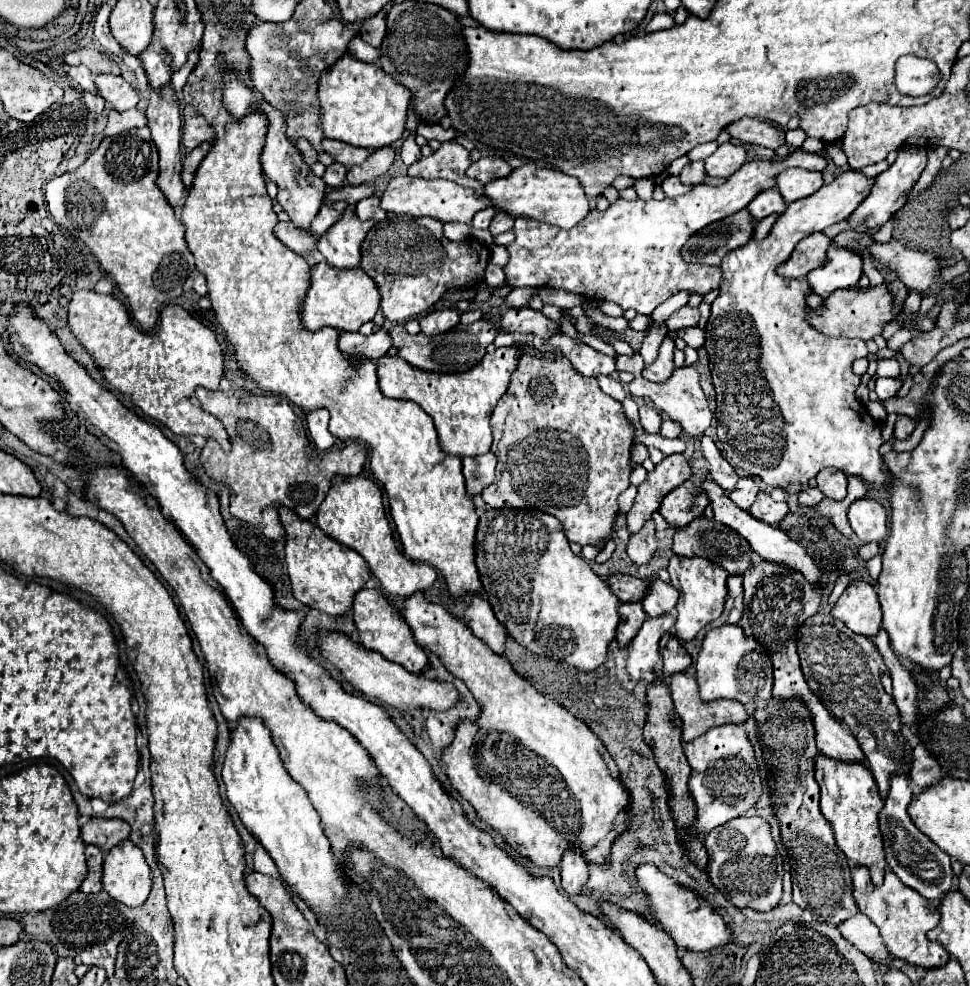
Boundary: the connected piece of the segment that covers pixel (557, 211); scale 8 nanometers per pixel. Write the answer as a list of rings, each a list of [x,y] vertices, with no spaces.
[[[526,163],[518,169],[514,169],[504,179],[490,181],[490,185],[486,185],[484,193],[494,201],[494,205],[498,209],[502,209],[514,217],[520,217],[520,215],[532,217],[542,223],[556,225],[560,229],[572,229],[590,211],[590,203],[576,177],[570,177],[558,169],[536,167],[534,163]]]

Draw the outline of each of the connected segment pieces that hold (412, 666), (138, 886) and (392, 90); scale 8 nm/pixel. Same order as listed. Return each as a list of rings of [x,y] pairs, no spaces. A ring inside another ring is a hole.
[[[362,589],[356,593],[354,597],[354,625],[360,631],[360,643],[370,649],[380,653],[382,657],[402,665],[406,671],[410,673],[422,673],[422,669],[428,663],[428,657],[424,653],[422,647],[416,645],[412,631],[408,627],[408,623],[404,621],[404,617],[400,617],[400,613],[388,603],[388,599],[378,591],[378,589]]]
[[[130,839],[118,843],[106,855],[102,885],[112,899],[128,907],[138,907],[148,899],[152,885],[150,867]]]
[[[350,55],[342,57],[330,73],[320,77],[318,99],[322,107],[322,129],[330,139],[338,139],[354,147],[382,149],[402,139],[406,131],[410,91],[402,89],[402,85],[386,75],[376,63],[364,63]]]

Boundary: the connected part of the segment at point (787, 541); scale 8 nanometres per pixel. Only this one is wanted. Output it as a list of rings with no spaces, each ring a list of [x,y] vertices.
[[[712,479],[704,481],[702,487],[706,489],[706,495],[708,495],[708,499],[710,499],[710,505],[714,507],[714,519],[720,521],[720,523],[724,523],[724,525],[728,525],[728,527],[734,529],[738,535],[742,535],[742,537],[750,543],[750,547],[752,547],[762,559],[766,559],[766,561],[778,561],[778,563],[782,563],[782,565],[790,565],[792,569],[798,569],[800,573],[804,573],[808,581],[818,581],[818,567],[814,565],[814,561],[808,557],[808,553],[802,549],[802,545],[800,545],[798,541],[792,541],[792,539],[790,539],[784,531],[780,531],[778,527],[772,527],[772,525],[768,525],[768,523],[762,523],[762,521],[754,519],[750,513],[746,513],[746,511],[742,511],[740,507],[736,507],[736,503],[724,493],[722,487],[714,485]]]

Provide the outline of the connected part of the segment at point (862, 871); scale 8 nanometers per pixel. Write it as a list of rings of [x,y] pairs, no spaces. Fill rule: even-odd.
[[[856,867],[852,871],[852,881],[854,881],[854,901],[858,909],[864,915],[868,915],[870,921],[880,929],[882,941],[890,955],[904,959],[906,963],[922,969],[942,967],[950,961],[950,955],[946,953],[946,949],[926,939],[926,933],[932,927],[936,927],[940,921],[940,913],[930,901],[926,901],[920,893],[914,893],[914,889],[906,889],[906,885],[902,885],[902,881],[898,881],[898,877],[894,877],[894,873],[890,871],[886,873],[886,879],[882,885],[874,885],[870,881],[868,869]]]

